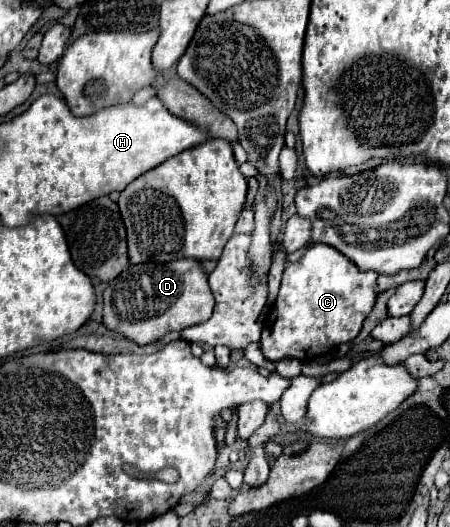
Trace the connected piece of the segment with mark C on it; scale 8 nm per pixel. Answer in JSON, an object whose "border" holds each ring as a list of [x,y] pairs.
{"border":[[[311,243],[297,263],[285,267],[279,297],[263,323],[259,339],[263,357],[273,363],[283,357],[315,361],[329,355],[337,345],[355,339],[375,305],[377,277],[375,271],[357,269],[335,247]]]}

